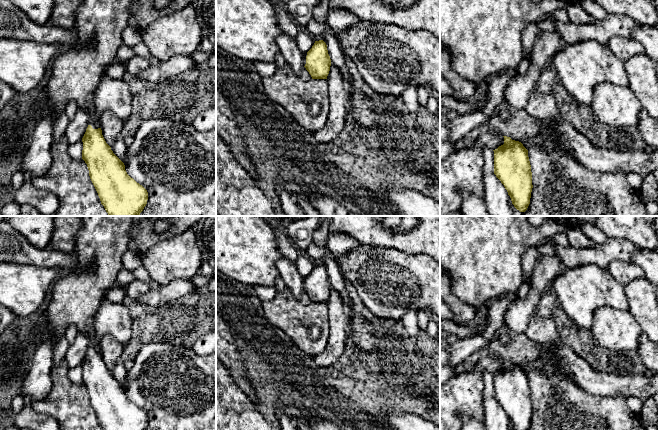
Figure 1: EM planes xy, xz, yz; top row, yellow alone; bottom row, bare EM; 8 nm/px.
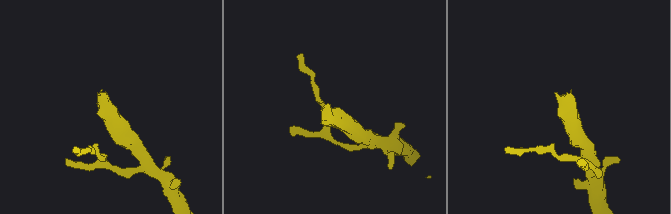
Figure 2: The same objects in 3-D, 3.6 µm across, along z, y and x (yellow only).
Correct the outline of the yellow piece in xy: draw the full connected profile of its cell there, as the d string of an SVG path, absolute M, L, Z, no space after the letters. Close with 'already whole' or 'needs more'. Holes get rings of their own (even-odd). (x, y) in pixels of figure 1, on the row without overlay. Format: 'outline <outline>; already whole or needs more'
outline M83 216L82 227L75 236L75 254L78 265L66 276L60 276L52 284L52 300L46 311L46 325L36 328L37 345L46 337L54 347L64 337L70 324L86 333L89 346L82 362L82 383L87 388L90 403L103 430L146 430L147 414L131 402L124 387L106 367L100 344L96 342L94 318L98 313L104 294L115 285L117 273L123 268L122 257L129 250L133 227L150 216Z; needs more

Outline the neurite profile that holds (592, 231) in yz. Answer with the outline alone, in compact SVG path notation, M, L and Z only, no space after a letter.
M582 223L579 227L583 230L584 234L596 245L606 243L609 238L605 233L596 225L592 223Z

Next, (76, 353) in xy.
M79 331L76 339L70 344L65 355L65 361L67 362L69 369L76 367L83 362L88 351L89 343L88 335Z

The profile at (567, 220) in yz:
M548 216L559 223L567 226L579 226L582 223L596 224L597 216Z

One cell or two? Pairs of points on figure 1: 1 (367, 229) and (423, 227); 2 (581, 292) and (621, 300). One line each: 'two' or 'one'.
1: one
2: one

